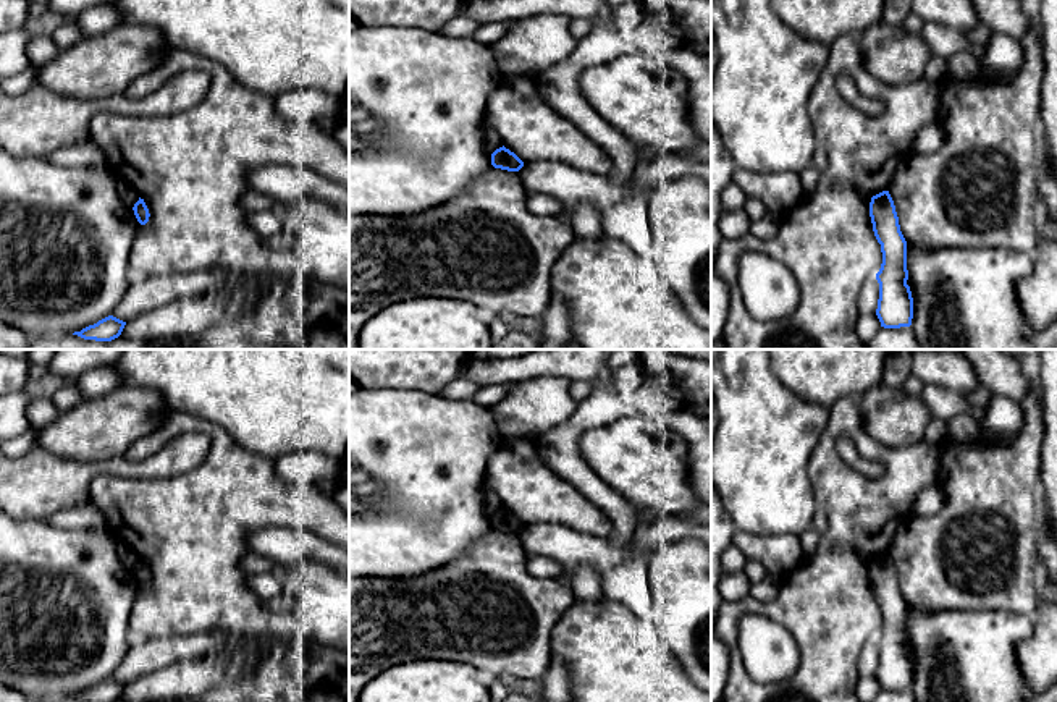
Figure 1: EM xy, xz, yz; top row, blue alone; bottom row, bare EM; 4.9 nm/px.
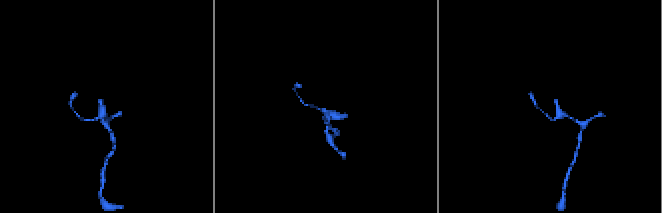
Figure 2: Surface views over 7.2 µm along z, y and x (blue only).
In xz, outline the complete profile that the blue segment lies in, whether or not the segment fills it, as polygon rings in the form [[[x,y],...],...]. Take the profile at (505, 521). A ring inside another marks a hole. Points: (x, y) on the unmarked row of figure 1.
[[[503,508],[491,516],[491,527],[507,534],[519,534],[524,529],[524,524]]]

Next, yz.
[[[889,553],[871,560],[870,579],[882,615],[882,626],[876,636],[879,645],[876,678],[884,691],[910,689],[913,660],[907,647],[907,603],[900,594],[899,579]]]

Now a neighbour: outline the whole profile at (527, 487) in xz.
[[[503,437],[488,458],[486,479],[524,526],[567,526],[598,537],[613,532],[608,514],[543,461],[537,438]]]

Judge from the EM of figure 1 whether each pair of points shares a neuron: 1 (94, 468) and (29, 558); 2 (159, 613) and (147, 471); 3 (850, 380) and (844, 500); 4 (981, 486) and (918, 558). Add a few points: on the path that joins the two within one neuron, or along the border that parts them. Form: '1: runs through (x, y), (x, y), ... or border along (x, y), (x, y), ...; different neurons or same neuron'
1: border along (16, 518), (42, 518), (46, 521); different neurons
2: border along (185, 471), (175, 476), (155, 477), (110, 476); different neurons
3: border along (857, 398), (839, 398), (828, 410); different neurons
4: runs through (964, 503), (944, 521), (934, 541); same neuron

